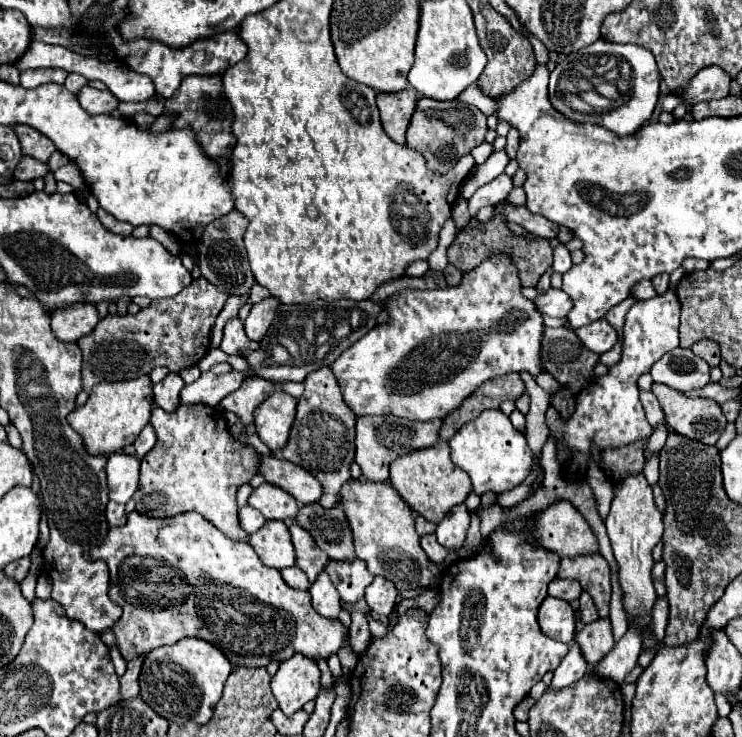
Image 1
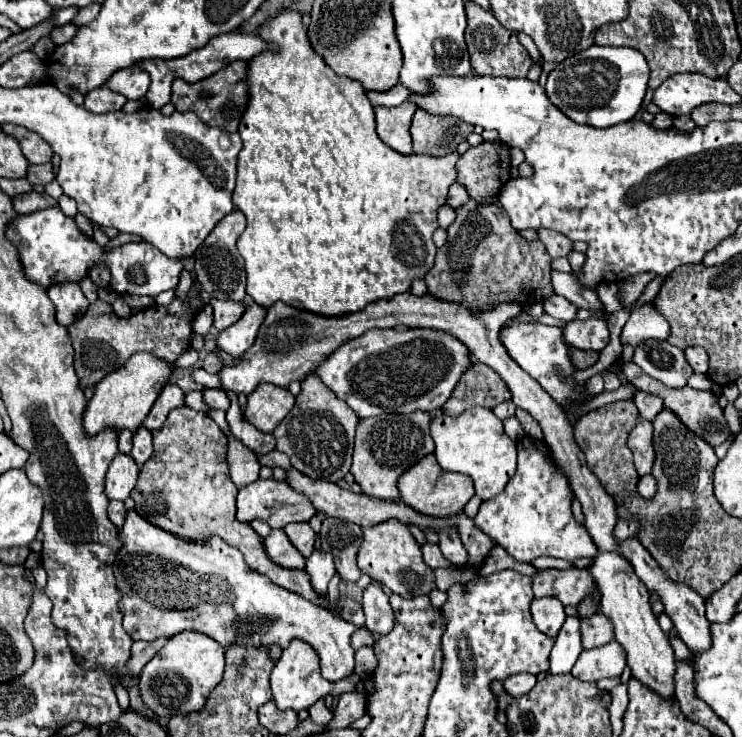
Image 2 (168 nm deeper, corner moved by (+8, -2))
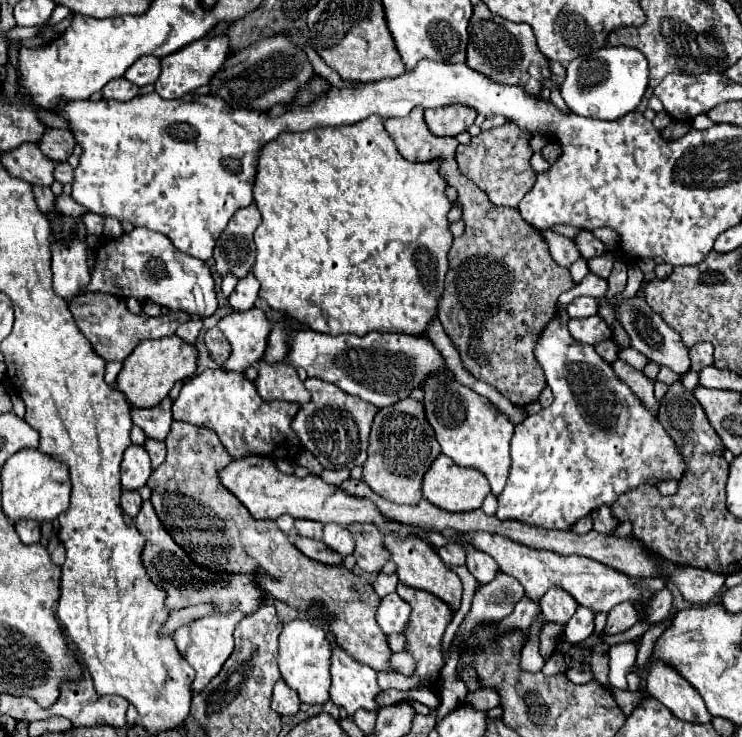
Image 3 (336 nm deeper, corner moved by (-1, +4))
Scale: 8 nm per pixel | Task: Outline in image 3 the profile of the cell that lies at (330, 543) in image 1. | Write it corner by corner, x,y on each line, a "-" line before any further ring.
351,523
347,529
355,535
353,557
357,559
357,567
367,573
379,571
389,561
389,553
383,549
383,533
371,527
371,523

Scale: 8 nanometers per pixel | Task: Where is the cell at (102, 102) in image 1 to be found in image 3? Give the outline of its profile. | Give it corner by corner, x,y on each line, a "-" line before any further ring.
119,77
119,79
113,79
111,83
107,83
103,87
103,99
115,99
115,101
129,101
133,97
139,95
139,87
129,83
127,79

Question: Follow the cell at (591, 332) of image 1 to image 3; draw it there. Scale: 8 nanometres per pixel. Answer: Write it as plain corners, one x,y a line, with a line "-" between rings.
593,315
587,319
571,319
569,321
569,333
577,341
587,343
587,345
597,345
597,343
611,337
609,325
599,315

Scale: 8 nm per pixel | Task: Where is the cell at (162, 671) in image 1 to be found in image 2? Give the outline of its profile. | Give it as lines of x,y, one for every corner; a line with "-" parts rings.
182,631
168,639
152,661
140,673
142,701
160,717
170,719
178,713
192,713
202,709
210,689
218,685
224,673
224,645
198,631

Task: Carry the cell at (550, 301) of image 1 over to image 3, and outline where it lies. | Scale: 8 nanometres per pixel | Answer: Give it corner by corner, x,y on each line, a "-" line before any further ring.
577,297
567,305
571,317
591,317
597,313
597,303
593,297

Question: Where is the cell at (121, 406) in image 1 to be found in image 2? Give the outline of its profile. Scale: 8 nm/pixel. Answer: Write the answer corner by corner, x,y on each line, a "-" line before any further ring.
134,353
126,365
104,377
100,383
96,383
94,397
88,401
88,409
84,413
84,429
88,435
94,435
106,427
114,427
118,431
130,429
136,431
146,415
150,413
156,397
160,395
162,387
168,383
172,375
174,363
158,359
150,353

